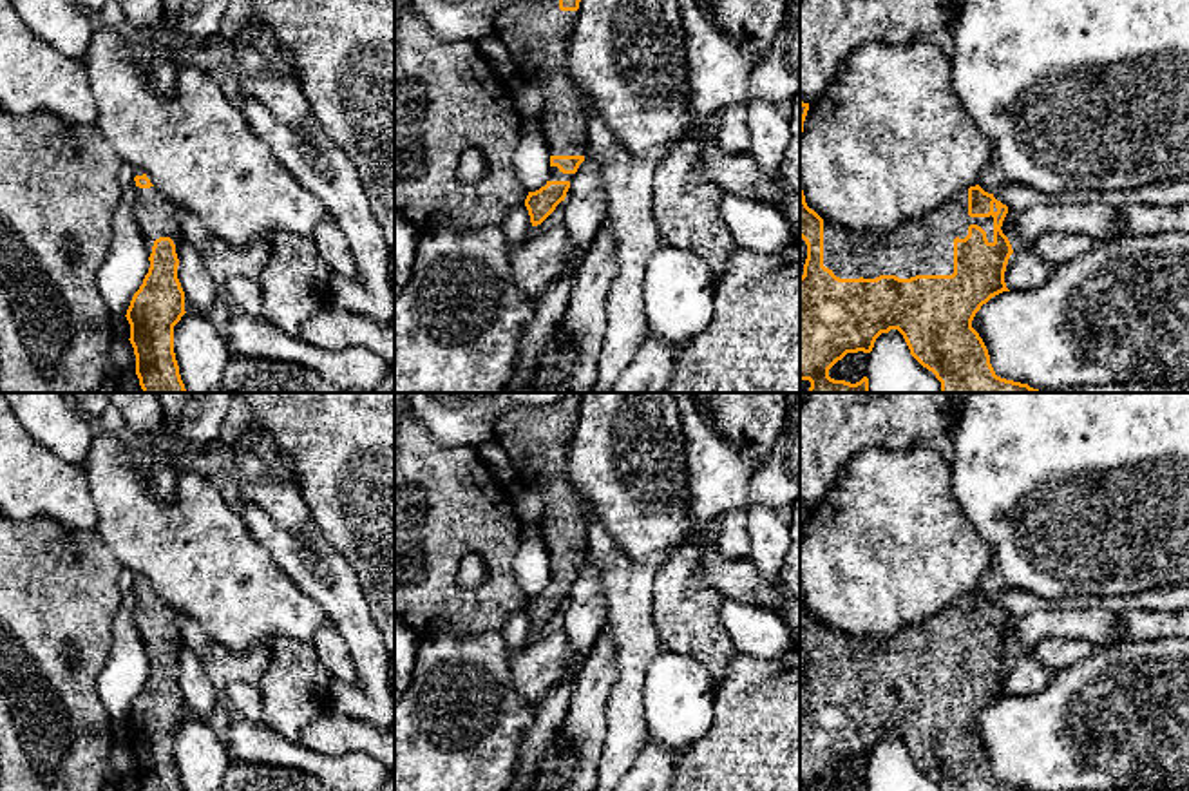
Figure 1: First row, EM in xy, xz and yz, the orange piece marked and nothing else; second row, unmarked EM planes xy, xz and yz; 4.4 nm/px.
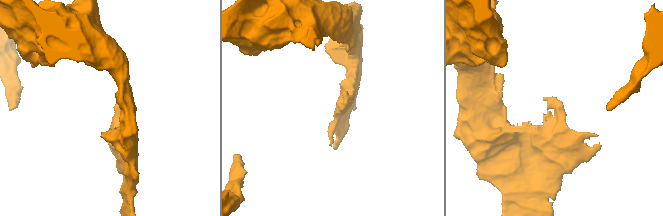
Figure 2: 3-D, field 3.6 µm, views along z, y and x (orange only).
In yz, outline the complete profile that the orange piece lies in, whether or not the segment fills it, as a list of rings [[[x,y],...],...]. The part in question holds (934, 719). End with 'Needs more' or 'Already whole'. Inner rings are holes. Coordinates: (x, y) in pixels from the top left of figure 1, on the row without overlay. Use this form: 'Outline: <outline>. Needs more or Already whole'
Outline: [[[800,590],[800,643],[807,650],[807,664],[800,682],[800,786],[809,786],[811,791],[869,791],[867,782],[856,789],[834,786],[829,782],[829,775],[847,758],[870,758],[881,739],[898,735],[910,760],[932,777],[941,791],[1028,791],[995,780],[988,755],[972,733],[983,710],[1010,697],[1004,677],[1013,655],[1001,635],[1006,619],[1006,610],[975,590],[948,603],[928,619],[876,641],[823,626],[807,612]]]. Needs more

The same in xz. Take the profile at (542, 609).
Outline: [[[565,393],[548,405],[516,405],[498,418],[492,434],[516,467],[519,487],[536,492],[545,507],[537,529],[550,558],[550,583],[525,605],[532,632],[565,606],[586,561],[590,514],[566,474],[579,407],[581,393]]]. Needs more

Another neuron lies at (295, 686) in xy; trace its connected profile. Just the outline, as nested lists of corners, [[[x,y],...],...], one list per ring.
[[[277,637],[270,662],[259,681],[262,724],[290,742],[300,744],[302,729],[331,710],[328,666],[311,641]]]

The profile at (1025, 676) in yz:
[[[1023,653],[1010,661],[1004,688],[1010,697],[1026,697],[1041,691],[1057,672],[1042,664],[1035,653]]]

